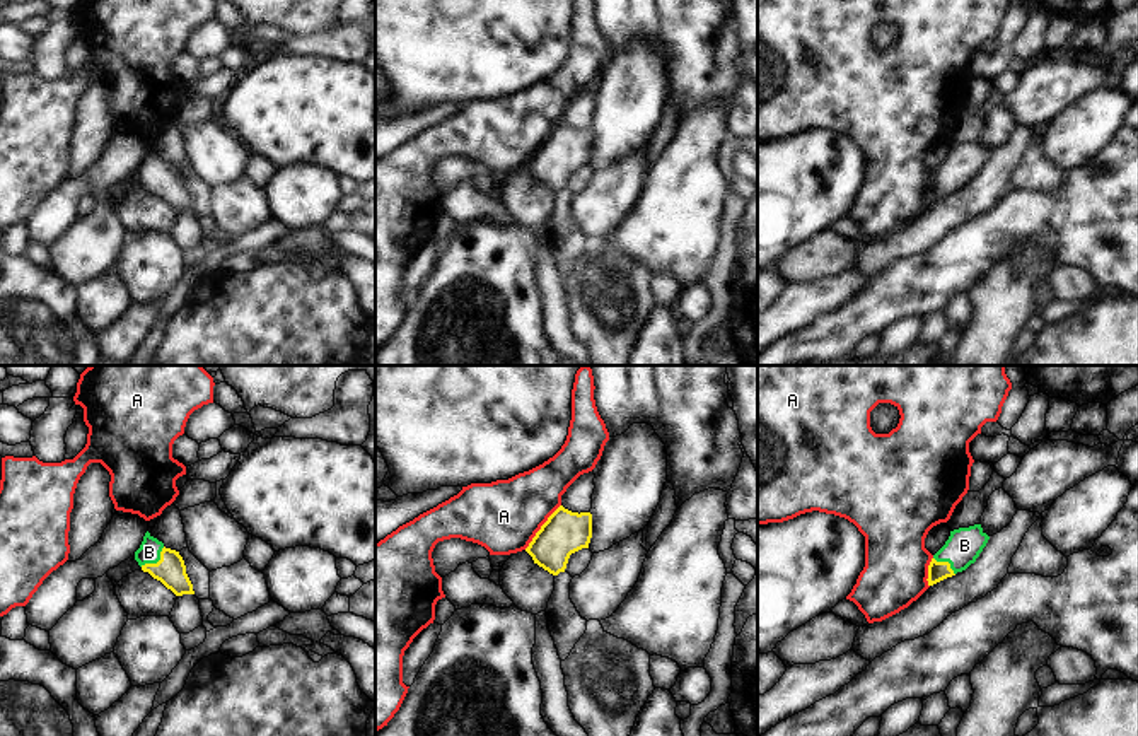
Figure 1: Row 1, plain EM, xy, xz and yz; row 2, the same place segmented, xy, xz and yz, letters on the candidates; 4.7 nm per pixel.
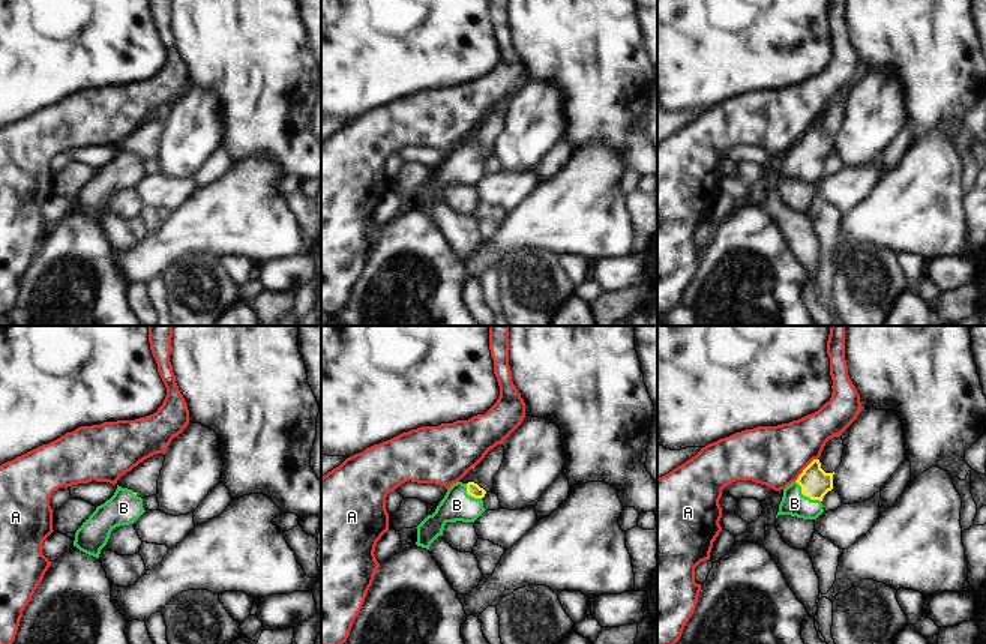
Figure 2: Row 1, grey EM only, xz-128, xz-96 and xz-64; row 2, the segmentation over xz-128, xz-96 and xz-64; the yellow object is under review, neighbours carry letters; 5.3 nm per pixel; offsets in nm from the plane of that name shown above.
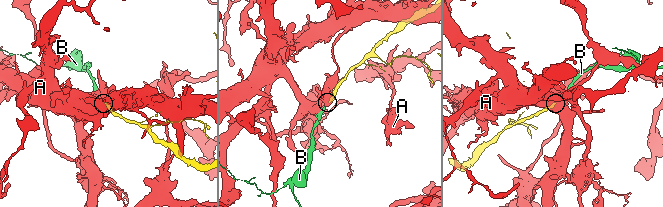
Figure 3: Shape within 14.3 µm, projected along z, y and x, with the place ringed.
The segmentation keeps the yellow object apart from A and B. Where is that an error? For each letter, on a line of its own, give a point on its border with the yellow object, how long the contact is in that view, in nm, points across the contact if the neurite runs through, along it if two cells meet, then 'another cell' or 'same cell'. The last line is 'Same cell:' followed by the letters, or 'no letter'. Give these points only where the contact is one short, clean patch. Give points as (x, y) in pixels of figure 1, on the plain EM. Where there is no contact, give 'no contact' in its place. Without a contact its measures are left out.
A: contact xz (541, 144); length 280 nm; another cell
B: contact xy (157, 180); length 150 nm; way xy (171, 188), (157, 180), (149, 169); same cell
Same cell: B

